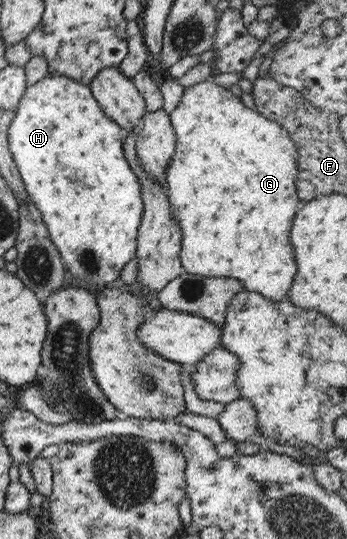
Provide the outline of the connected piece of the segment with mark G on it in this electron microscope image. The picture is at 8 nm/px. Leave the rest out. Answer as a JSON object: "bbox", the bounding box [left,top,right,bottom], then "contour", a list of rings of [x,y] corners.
{"bbox":[164,80,302,303],"contour":[[[203,80],[190,87],[183,88],[183,94],[176,107],[168,114],[168,119],[174,129],[175,148],[172,157],[169,159],[167,170],[164,171],[164,185],[167,189],[168,203],[170,203],[170,213],[178,229],[180,229],[180,249],[179,260],[184,272],[191,275],[204,275],[204,277],[224,277],[238,279],[242,283],[243,290],[256,291],[270,303],[280,301],[287,295],[287,291],[292,284],[292,278],[296,274],[296,263],[292,253],[292,245],[289,243],[289,231],[292,227],[292,220],[296,210],[299,209],[302,202],[296,195],[296,149],[292,139],[288,137],[288,131],[280,127],[276,121],[266,119],[258,111],[251,110],[244,106],[238,97],[222,86],[213,82]]]}

